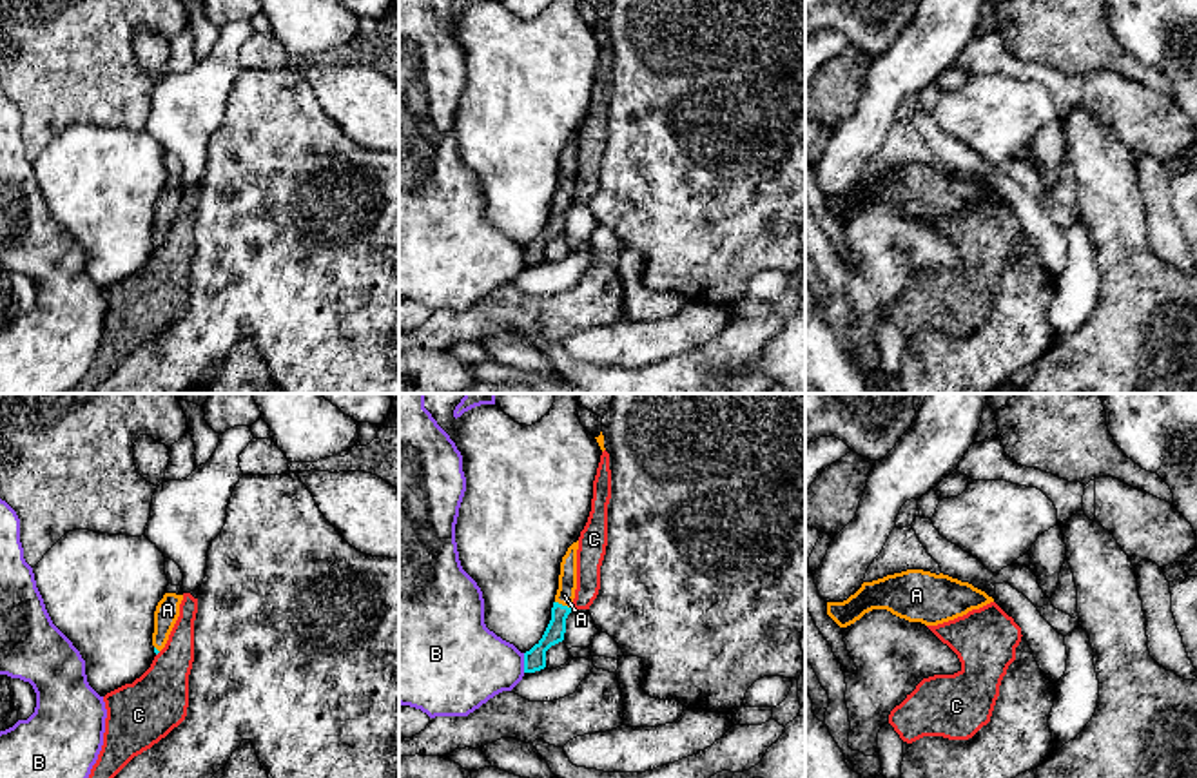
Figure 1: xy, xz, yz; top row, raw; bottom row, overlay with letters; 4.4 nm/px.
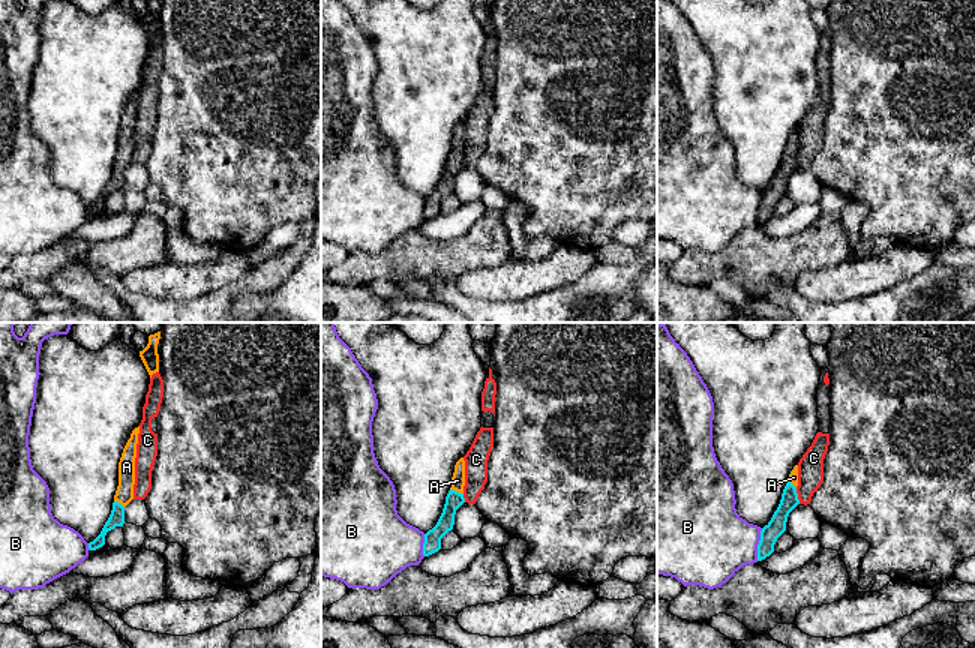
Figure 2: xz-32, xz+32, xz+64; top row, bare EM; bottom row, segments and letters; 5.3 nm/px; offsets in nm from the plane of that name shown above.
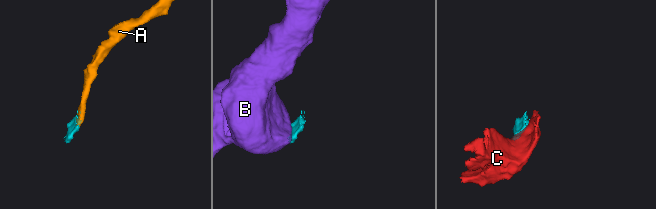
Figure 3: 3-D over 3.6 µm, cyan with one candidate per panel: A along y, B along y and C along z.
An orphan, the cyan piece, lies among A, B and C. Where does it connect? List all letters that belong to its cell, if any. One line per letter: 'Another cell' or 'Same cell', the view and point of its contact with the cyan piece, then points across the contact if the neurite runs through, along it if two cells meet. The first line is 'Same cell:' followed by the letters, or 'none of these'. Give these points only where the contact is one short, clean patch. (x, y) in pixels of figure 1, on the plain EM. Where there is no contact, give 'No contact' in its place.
Same cell: A
A: Same cell. Touches cyan at xz (564, 200). Path across: xz (555, 223), (564, 200), (564, 189)
B: Another cell. Touches cyan at xz (525, 256). Boundary: xz (523, 247), (525, 265)
C: Another cell. No contact

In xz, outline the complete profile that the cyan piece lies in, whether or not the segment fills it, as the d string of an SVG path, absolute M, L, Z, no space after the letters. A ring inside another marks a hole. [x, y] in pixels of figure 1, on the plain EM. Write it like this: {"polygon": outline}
{"polygon": "M579 134L573 136L560 156L559 183L551 201L551 214L542 232L524 247L524 267L535 267L546 261L546 245L564 234L566 212L573 205L573 192L577 183L577 143Z"}

